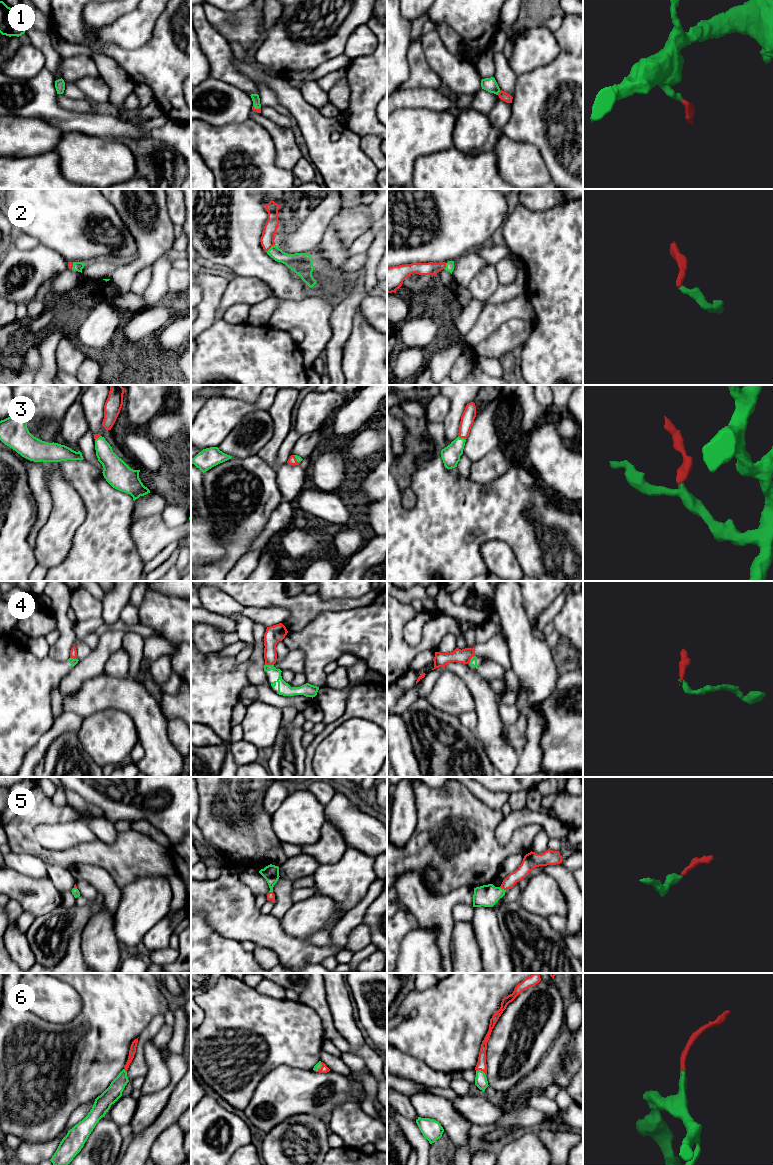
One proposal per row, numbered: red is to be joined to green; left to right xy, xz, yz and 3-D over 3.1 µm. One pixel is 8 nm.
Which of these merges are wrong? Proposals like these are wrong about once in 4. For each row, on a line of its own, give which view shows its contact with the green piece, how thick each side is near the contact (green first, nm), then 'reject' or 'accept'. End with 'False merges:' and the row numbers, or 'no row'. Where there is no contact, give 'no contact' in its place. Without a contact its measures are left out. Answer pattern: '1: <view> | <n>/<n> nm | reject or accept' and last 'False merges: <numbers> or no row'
1: yz | 110/70 nm | accept
2: xz | 160/110 nm | accept
3: yz | 150/110 nm | accept
4: xz | 100/140 nm | reject
5: yz | 180/100 nm | accept
6: yz | 100/80 nm | accept
False merges: 4

